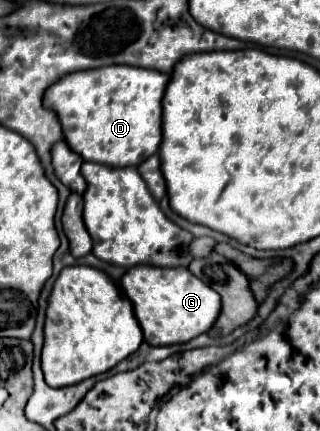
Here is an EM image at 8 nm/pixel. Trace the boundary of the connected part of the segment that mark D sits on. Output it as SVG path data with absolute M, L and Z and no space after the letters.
M130 65L74 71L52 83L44 93L44 105L52 109L64 129L66 145L84 161L110 167L140 165L160 147L162 95L168 75Z

